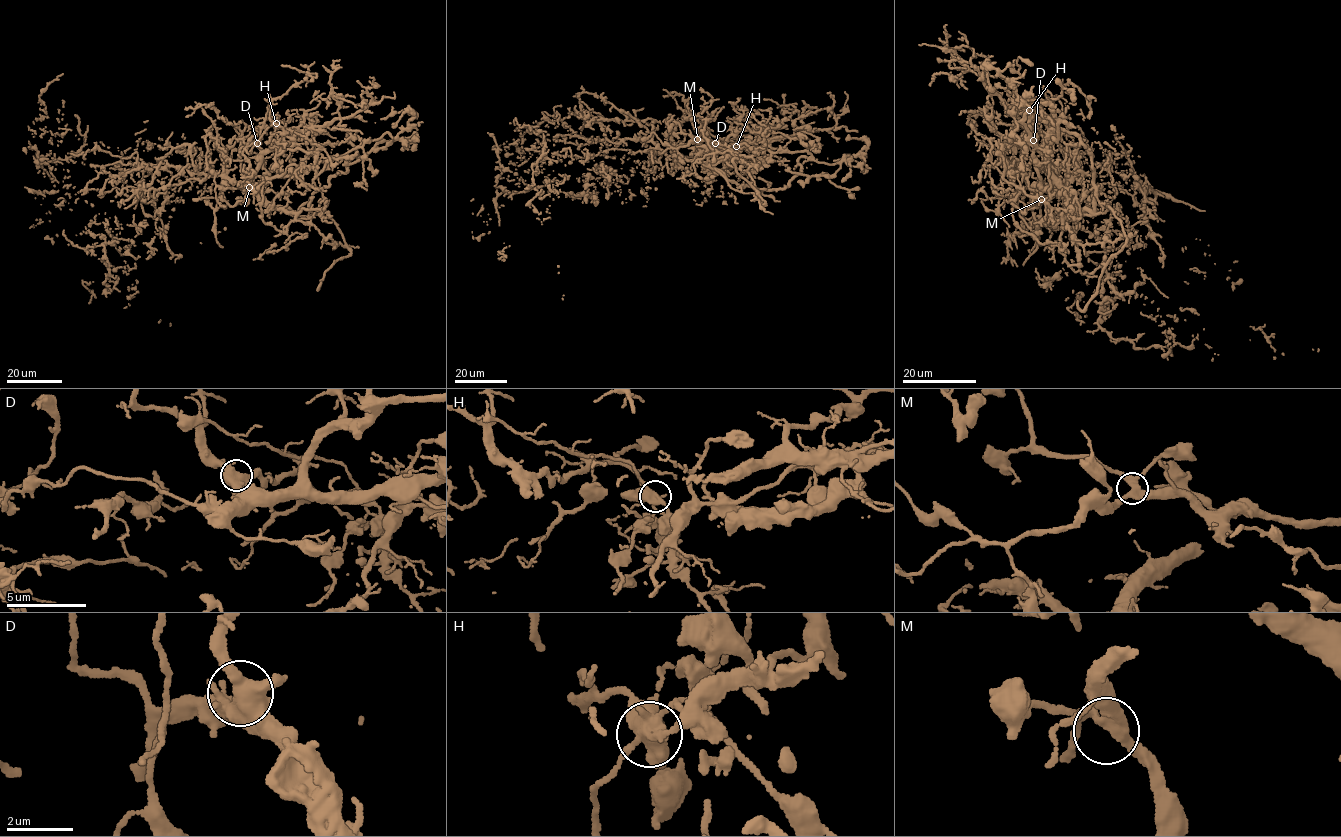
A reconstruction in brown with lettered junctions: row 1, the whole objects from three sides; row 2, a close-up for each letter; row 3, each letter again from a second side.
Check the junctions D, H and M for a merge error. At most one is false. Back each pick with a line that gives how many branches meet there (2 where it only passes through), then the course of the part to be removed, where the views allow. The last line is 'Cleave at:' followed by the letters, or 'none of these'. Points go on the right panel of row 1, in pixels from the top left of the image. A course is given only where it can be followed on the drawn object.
H: 4 branches meet; foreign part runs (1029, 110), (1108, 195), (1110, 311), (1113, 247), (1143, 247), (1142, 208), (1054, 127), (1057, 94)
Cleave at: H

